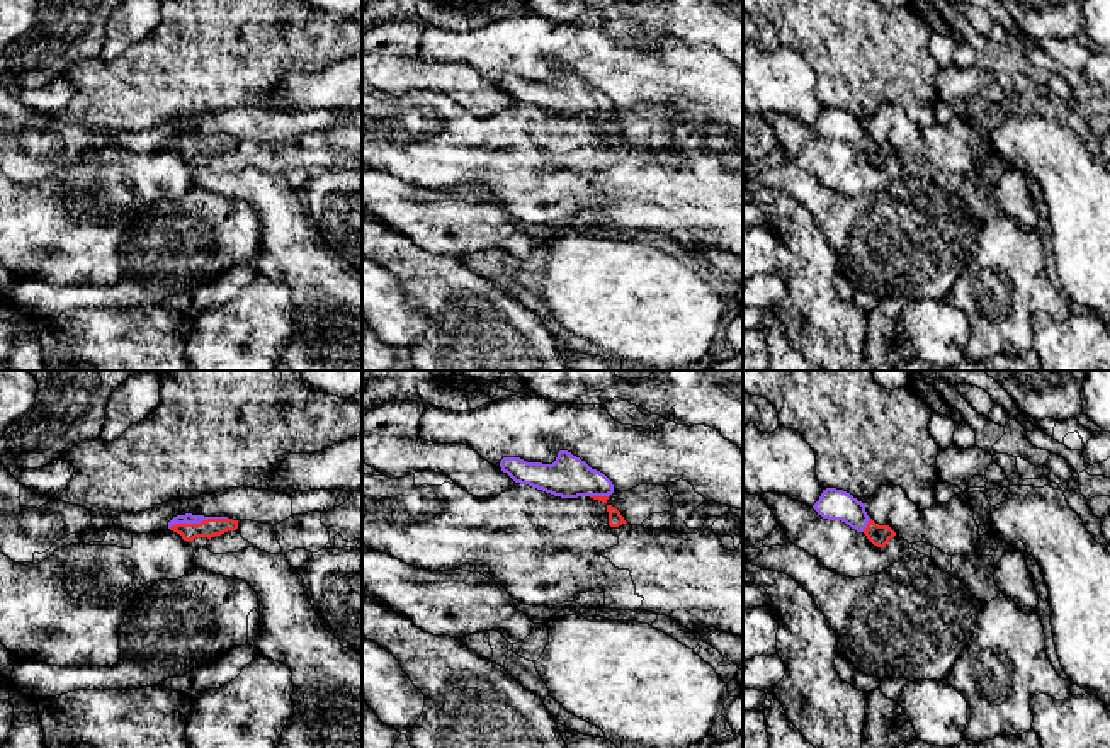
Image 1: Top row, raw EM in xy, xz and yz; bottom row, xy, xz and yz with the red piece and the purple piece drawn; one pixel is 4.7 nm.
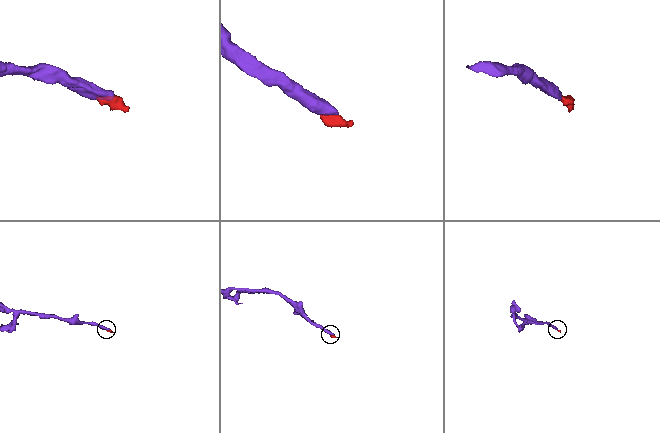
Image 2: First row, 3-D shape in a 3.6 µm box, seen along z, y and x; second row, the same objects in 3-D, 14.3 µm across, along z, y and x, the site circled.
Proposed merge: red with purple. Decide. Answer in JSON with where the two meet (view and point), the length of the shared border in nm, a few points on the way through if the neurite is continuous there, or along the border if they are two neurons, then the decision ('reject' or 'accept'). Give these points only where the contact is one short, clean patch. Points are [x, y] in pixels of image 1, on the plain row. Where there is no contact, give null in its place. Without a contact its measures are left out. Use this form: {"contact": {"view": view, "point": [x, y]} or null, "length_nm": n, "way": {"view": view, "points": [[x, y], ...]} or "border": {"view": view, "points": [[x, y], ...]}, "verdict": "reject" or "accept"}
{"contact": {"view": "xy", "point": [198, 143]}, "length_nm": 280, "way": {"view": "xy", "points": [[209, 147], [198, 143], [186, 143], [181, 138]]}, "verdict": "accept"}

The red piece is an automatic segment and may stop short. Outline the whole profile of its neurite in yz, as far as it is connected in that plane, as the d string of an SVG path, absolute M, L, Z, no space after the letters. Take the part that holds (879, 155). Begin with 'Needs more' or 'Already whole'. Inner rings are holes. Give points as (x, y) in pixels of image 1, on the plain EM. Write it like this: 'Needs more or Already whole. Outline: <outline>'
Needs more. Outline: M836 107L823 109L813 128L828 139L841 139L857 151L864 151L867 158L877 165L886 163L896 155L889 144L875 143L865 131L865 122L853 117L850 112Z

